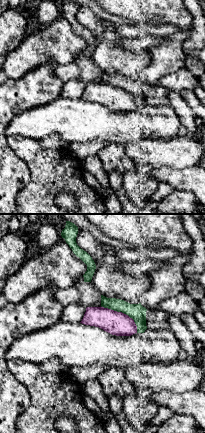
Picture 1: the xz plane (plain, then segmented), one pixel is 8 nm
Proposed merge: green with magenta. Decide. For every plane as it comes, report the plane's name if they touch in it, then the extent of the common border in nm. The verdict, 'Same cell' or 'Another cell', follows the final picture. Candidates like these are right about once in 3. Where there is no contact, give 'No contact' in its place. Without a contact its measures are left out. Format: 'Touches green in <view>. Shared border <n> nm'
Touches green in xz. Shared border 360 nm

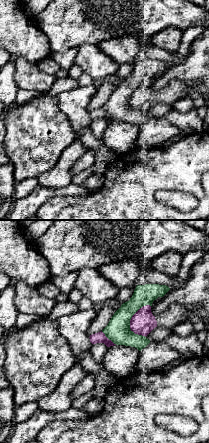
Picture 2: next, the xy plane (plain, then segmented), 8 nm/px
Touches green in xy. Shared border 280 nm

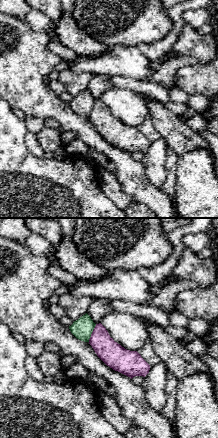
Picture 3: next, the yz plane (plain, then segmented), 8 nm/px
Touches green in yz. Shared border 160 nm

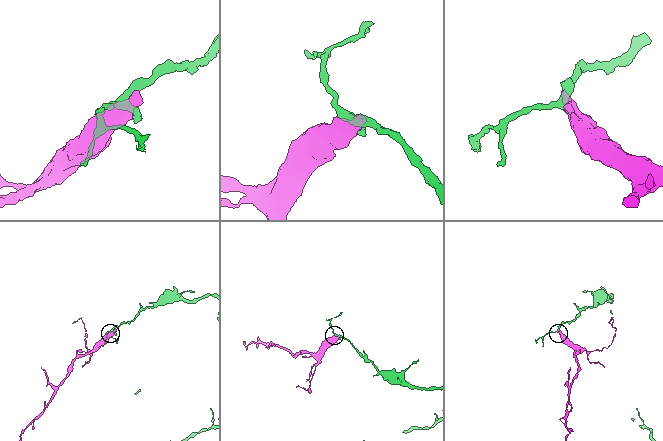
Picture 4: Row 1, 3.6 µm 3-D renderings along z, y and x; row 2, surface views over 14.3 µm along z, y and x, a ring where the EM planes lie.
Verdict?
Another cell

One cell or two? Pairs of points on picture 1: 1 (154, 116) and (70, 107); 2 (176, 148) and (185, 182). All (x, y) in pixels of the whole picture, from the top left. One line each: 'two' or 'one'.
1: one
2: two

